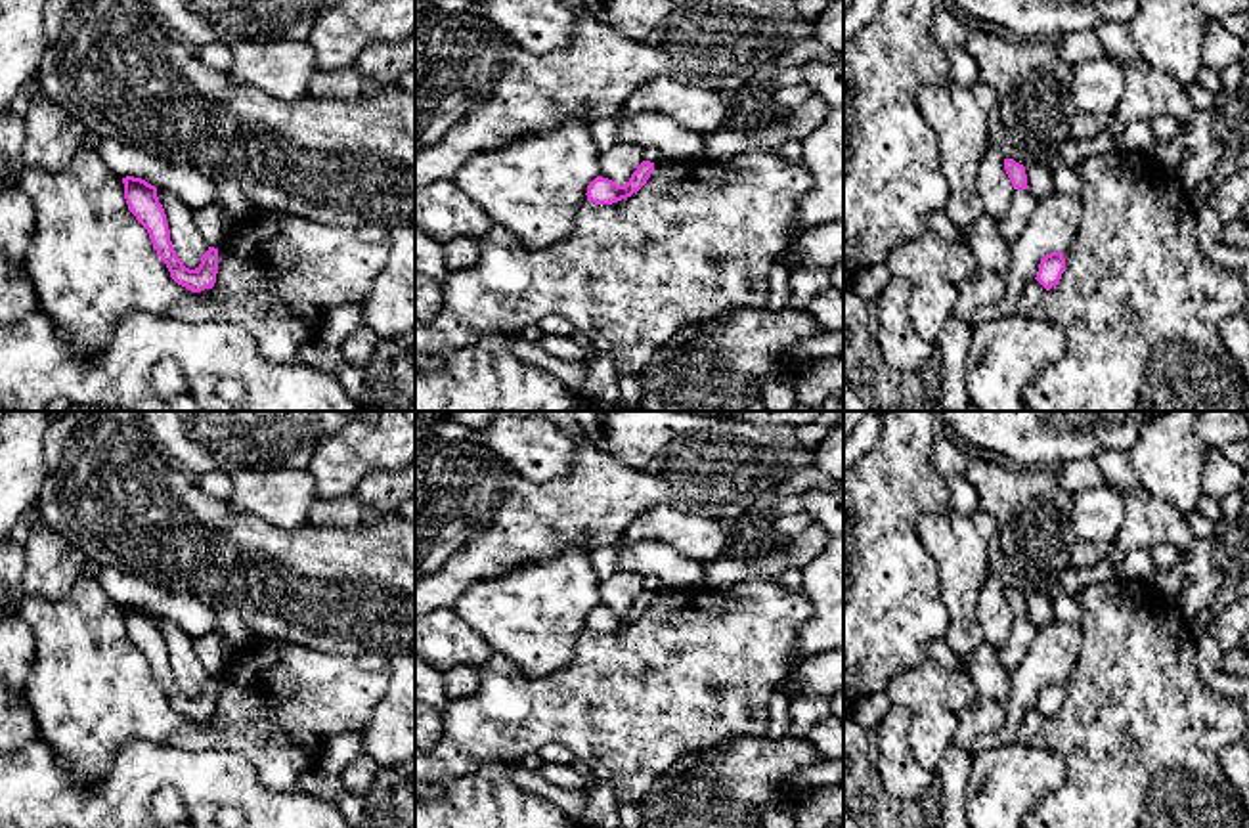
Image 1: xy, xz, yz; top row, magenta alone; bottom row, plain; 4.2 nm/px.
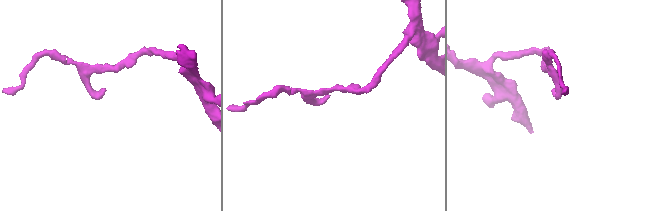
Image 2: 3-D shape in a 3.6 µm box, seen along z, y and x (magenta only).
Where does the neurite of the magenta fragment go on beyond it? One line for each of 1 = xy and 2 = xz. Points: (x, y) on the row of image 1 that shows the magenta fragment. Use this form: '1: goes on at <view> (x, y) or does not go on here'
1: does not go on here
2: does not go on here

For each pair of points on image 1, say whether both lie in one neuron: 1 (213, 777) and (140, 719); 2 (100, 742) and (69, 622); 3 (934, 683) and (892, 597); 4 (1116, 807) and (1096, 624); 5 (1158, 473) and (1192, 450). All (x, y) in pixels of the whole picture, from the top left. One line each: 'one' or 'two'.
1: two
2: one
3: two
4: one
5: one

